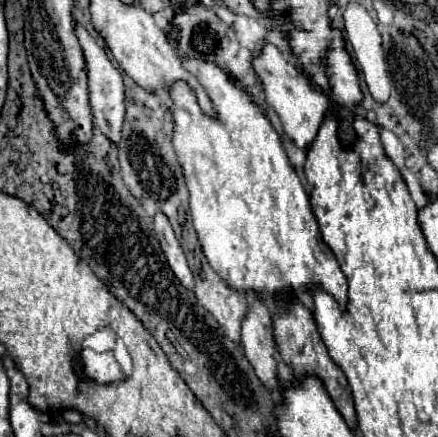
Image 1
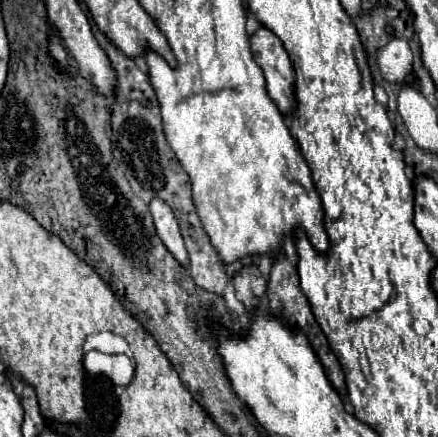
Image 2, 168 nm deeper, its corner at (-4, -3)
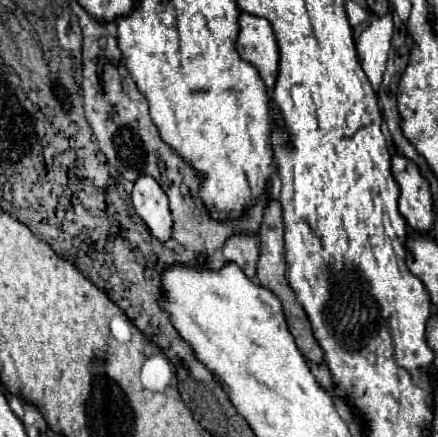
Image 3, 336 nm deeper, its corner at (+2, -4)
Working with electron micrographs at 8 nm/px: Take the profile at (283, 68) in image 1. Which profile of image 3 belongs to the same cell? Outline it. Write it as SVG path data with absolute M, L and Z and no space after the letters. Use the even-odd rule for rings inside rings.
M241 12L239 16L239 38L235 42L239 56L257 68L267 88L275 86L277 80L277 40L273 28L265 18Z

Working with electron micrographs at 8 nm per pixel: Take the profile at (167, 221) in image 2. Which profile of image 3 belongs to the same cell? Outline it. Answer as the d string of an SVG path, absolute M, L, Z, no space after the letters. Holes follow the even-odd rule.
M139 176L135 180L131 198L135 204L135 212L149 226L151 234L161 242L167 242L171 238L173 218L169 212L167 194L159 186L159 182L153 176Z

